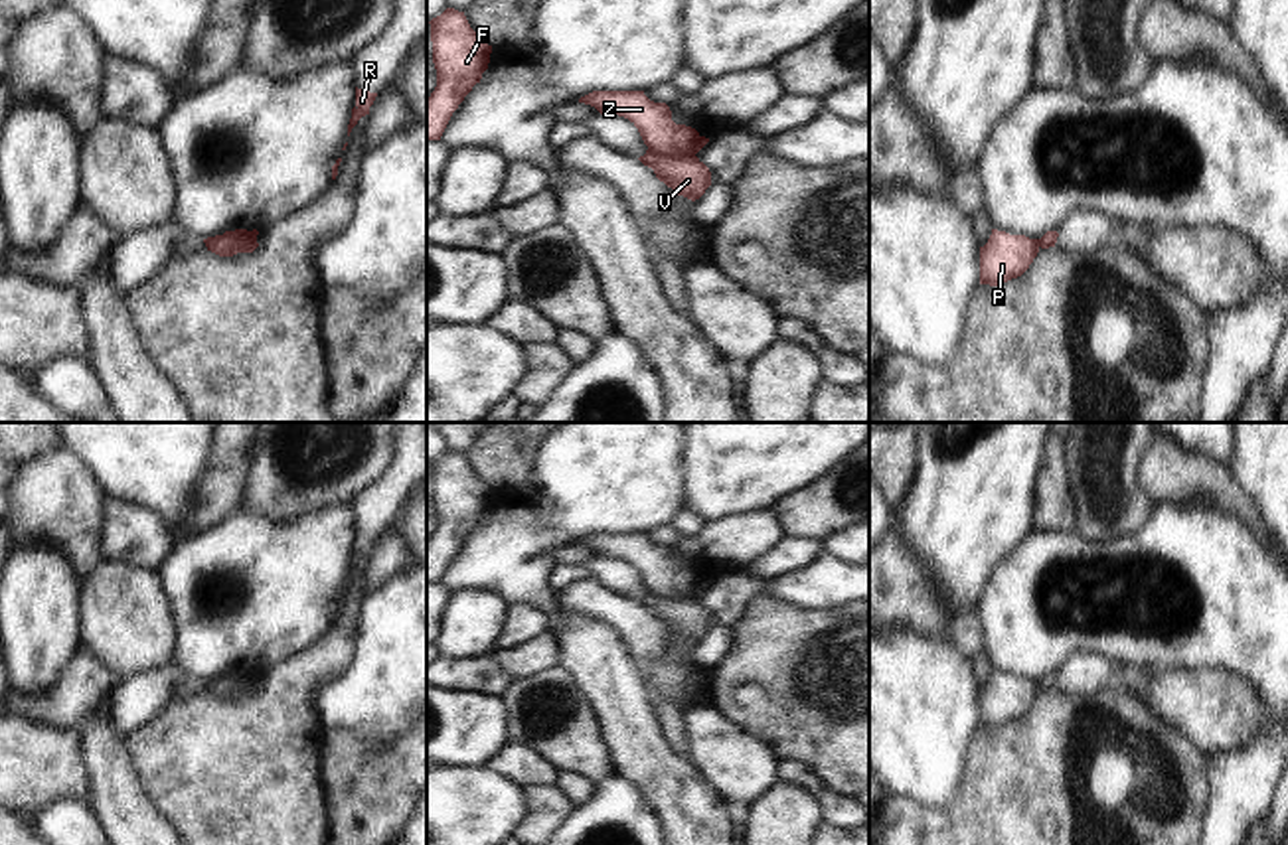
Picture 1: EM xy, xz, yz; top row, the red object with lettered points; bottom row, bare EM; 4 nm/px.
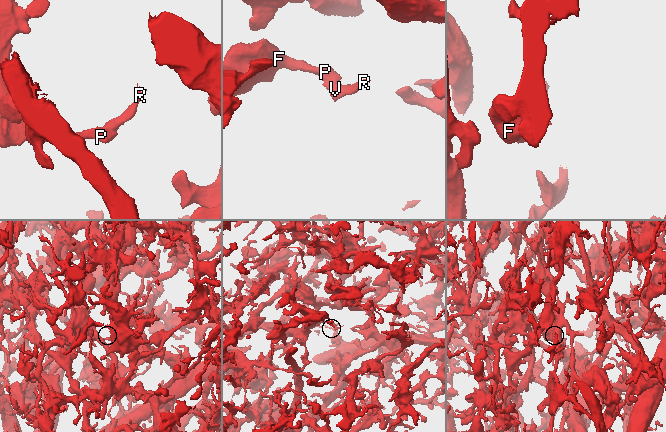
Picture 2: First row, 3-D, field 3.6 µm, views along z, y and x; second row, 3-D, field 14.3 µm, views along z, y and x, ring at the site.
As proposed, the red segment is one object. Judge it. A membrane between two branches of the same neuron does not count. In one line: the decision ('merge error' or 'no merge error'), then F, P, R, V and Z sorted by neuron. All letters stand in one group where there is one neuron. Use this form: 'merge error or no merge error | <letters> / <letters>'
merge error | F P Z / R V

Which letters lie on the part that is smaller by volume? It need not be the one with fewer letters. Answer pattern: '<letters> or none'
R, V

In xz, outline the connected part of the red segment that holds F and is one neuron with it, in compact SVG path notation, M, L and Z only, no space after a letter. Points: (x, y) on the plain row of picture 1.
M454 450L429 466L437 529L427 541L427 582L441 582L452 555L488 511L492 488L470 470L464 454Z

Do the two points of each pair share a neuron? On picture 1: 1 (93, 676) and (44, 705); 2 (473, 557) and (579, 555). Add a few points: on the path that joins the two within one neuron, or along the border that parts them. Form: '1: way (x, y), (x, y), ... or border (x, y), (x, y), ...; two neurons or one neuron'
1: way (81, 688), (64, 705), (56, 705); one neuron
2: border (577, 543), (560, 549), (556, 563); two neurons

